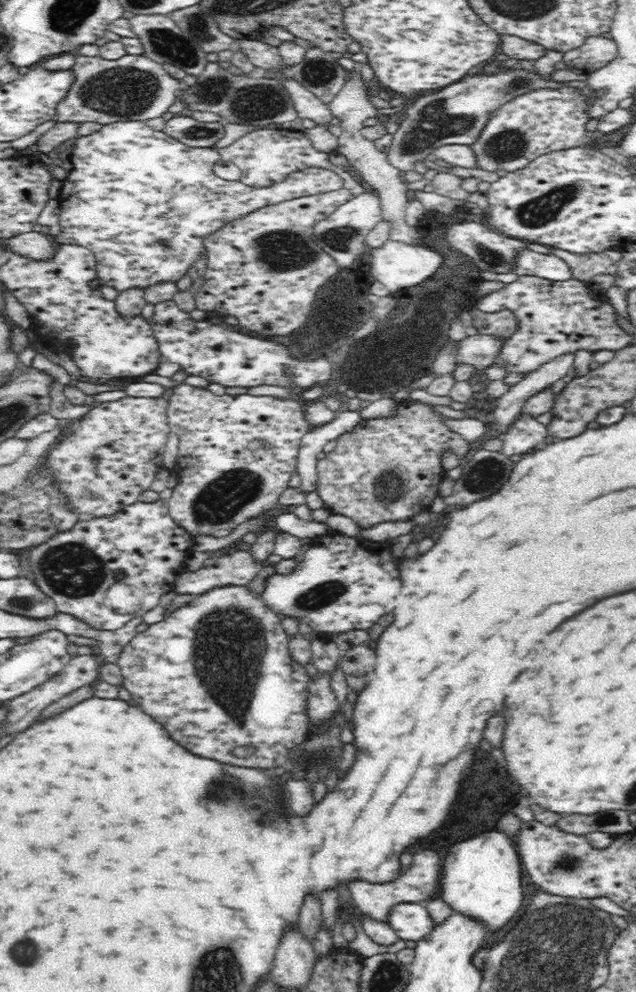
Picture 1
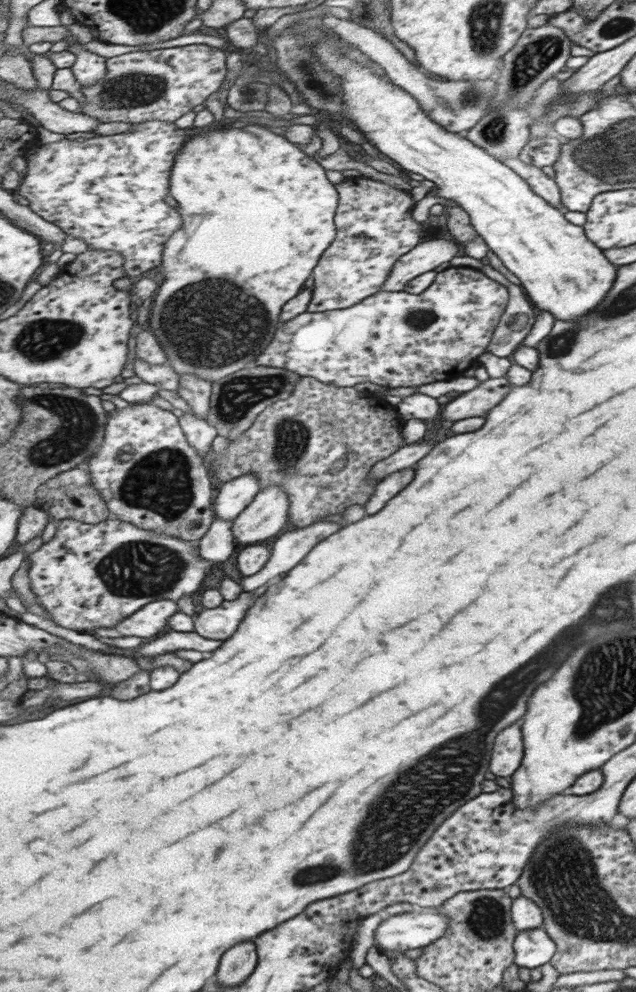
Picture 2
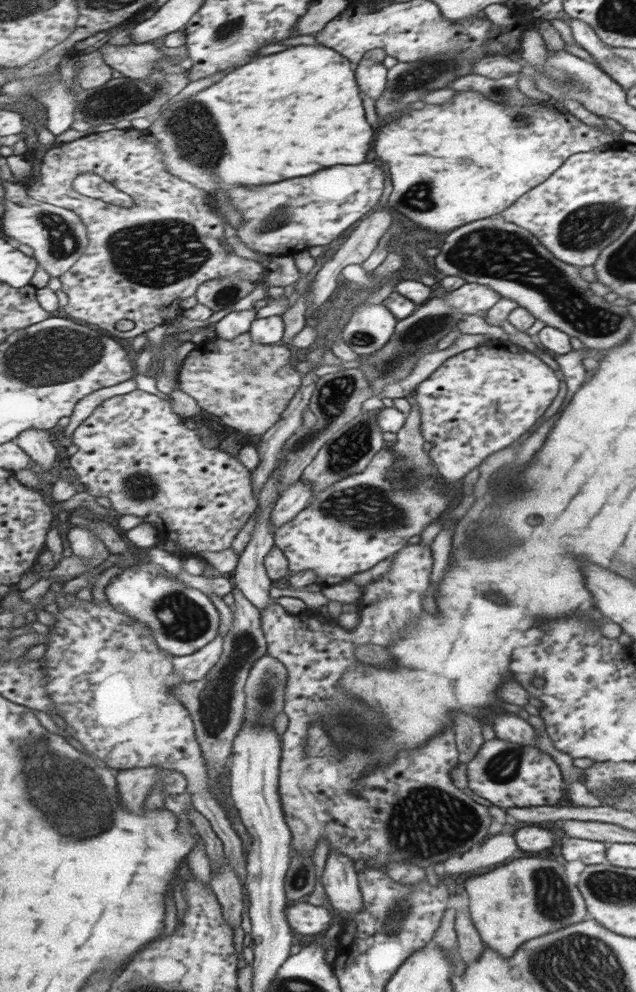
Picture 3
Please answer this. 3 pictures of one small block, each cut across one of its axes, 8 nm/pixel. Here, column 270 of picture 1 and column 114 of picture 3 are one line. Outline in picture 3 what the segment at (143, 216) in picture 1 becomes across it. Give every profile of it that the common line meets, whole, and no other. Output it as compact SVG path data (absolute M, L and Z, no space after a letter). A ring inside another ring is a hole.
M83 173L75 180L77 192L122 207L132 207L135 199L120 187L97 173Z

